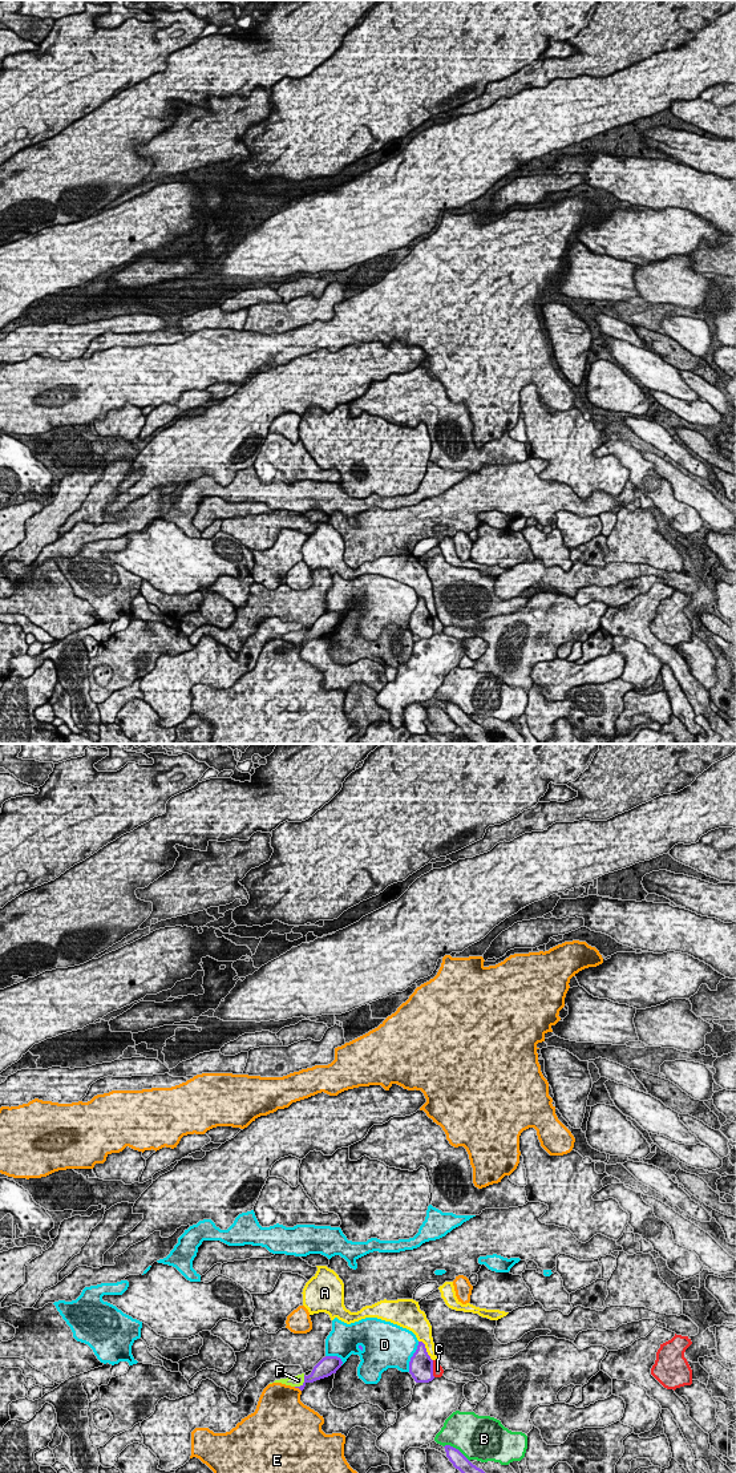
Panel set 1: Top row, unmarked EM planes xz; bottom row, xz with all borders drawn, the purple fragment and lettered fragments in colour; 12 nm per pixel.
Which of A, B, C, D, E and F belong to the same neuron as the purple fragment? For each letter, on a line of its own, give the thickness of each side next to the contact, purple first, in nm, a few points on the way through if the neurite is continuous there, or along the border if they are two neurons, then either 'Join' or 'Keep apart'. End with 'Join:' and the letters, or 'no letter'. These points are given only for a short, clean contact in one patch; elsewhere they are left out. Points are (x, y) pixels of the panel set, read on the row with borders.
A: Thickness 280 nm (purple) against 220 nm. Keep apart
B: Thickness 180 nm (purple) against 500 nm. Keep apart
C: Thickness 280 nm (purple) against 130 nm. Keep apart
D: Thickness 280 nm (purple) against 480 nm. Keep apart
E: Thickness 120 nm (purple) against 420 nm. Keep apart
F: Thickness 170 nm (purple) against 130 nm. Path across: xz (319, 1371), (303, 1383), (298, 1380). Join
Join: F

